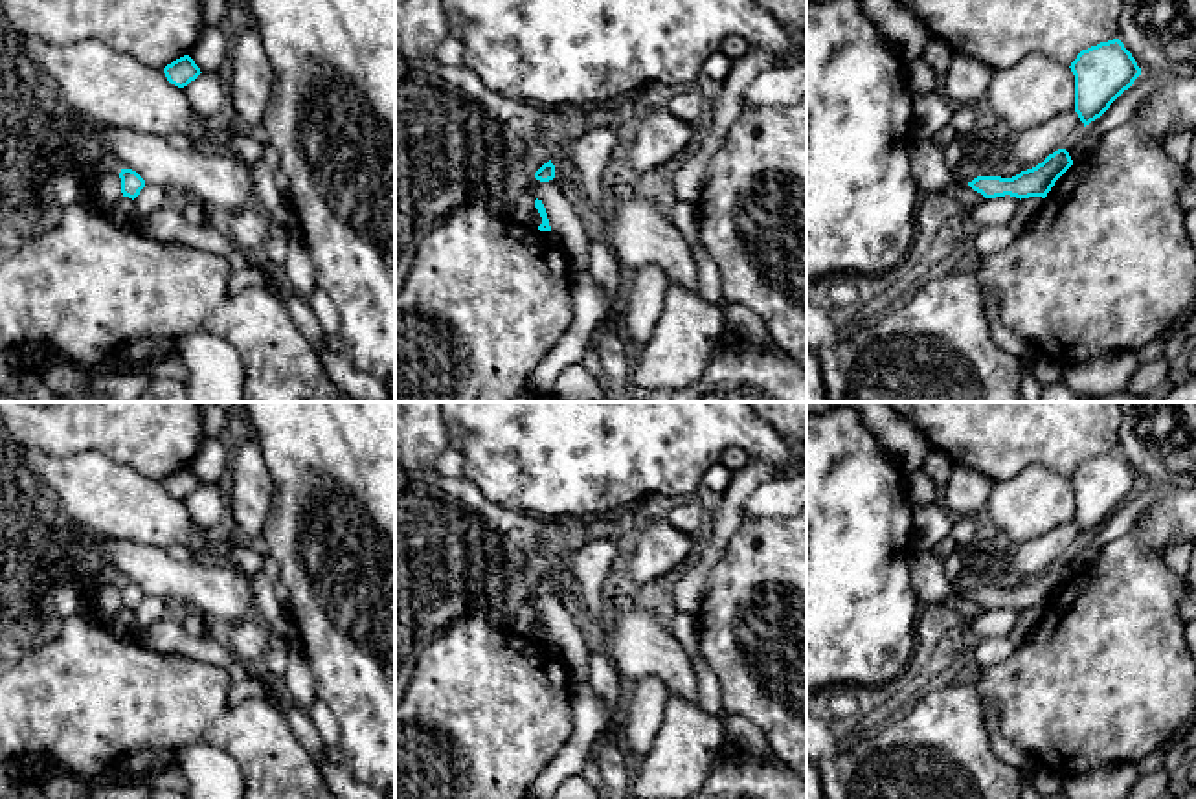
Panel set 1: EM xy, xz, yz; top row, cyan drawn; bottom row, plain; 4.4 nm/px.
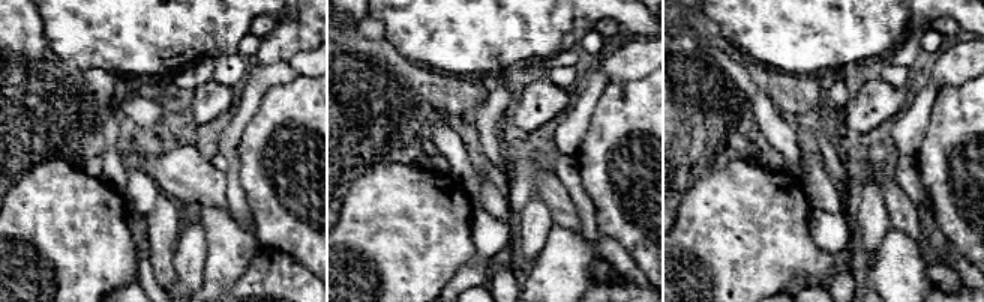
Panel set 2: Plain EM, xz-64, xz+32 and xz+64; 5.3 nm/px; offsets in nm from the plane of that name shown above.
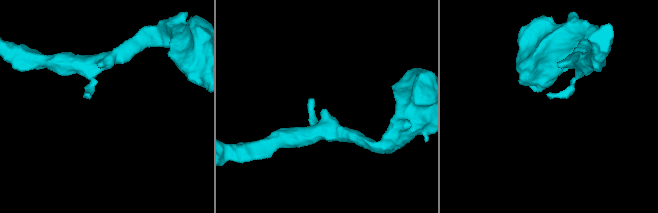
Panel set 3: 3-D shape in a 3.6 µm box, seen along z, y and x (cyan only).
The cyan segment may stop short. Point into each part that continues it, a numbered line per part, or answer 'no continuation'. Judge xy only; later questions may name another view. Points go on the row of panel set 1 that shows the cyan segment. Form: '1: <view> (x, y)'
no continuation

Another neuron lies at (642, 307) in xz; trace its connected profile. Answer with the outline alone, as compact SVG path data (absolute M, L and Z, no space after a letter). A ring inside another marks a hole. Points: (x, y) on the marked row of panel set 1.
M647 263L628 276L621 303L621 332L632 358L645 349L663 314L669 283L671 279L656 263Z

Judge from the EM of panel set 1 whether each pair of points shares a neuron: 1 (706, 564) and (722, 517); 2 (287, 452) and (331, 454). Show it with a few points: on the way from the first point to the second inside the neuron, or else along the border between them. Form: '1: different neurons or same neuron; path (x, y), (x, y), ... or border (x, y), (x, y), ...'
1: same neuron; path (711, 553), (721, 528)
2: same neuron; path (298, 452), (320, 452)

